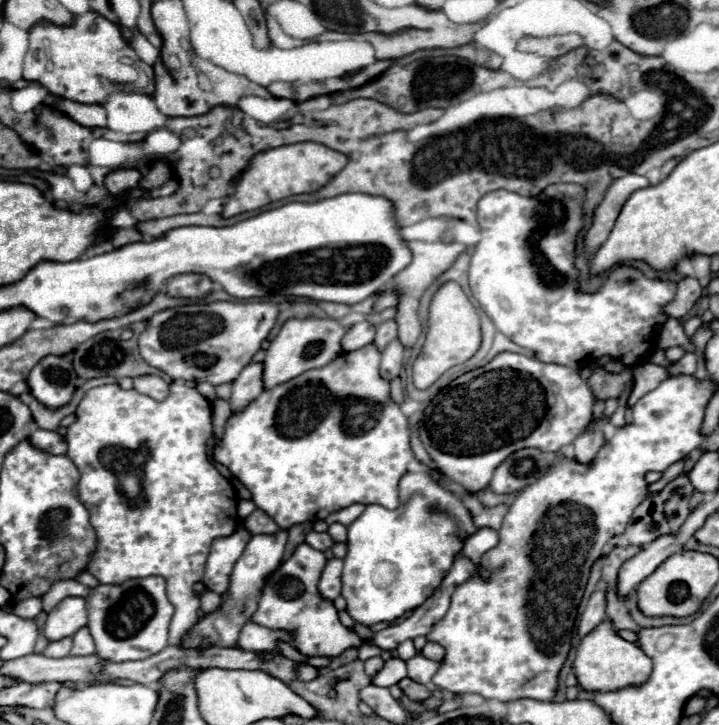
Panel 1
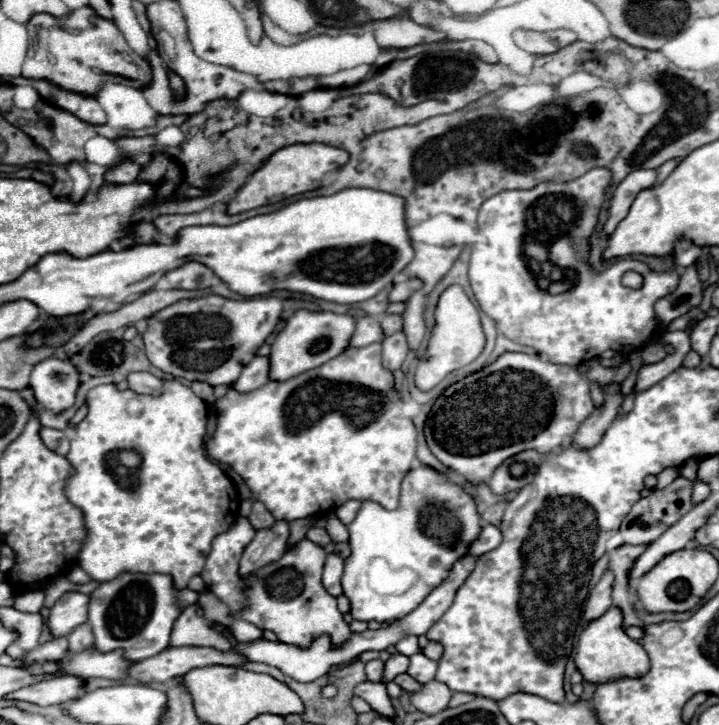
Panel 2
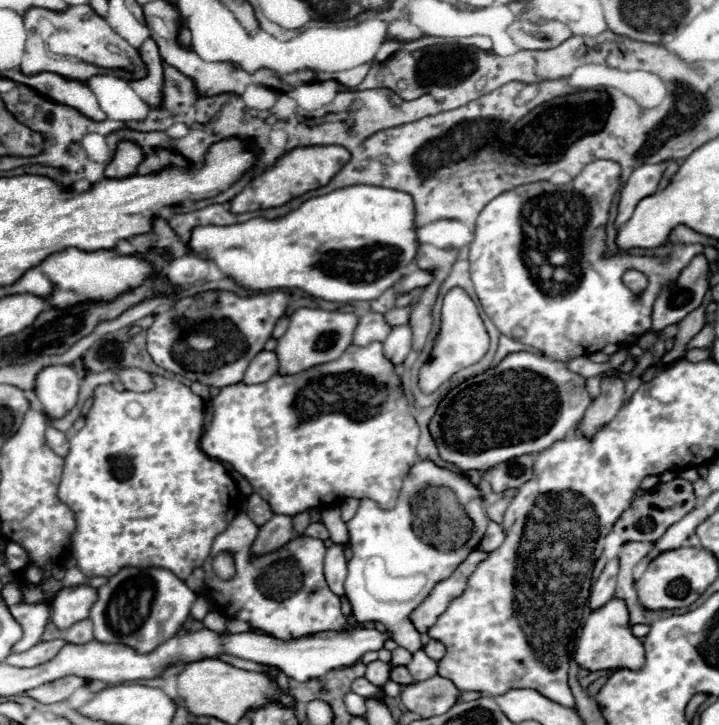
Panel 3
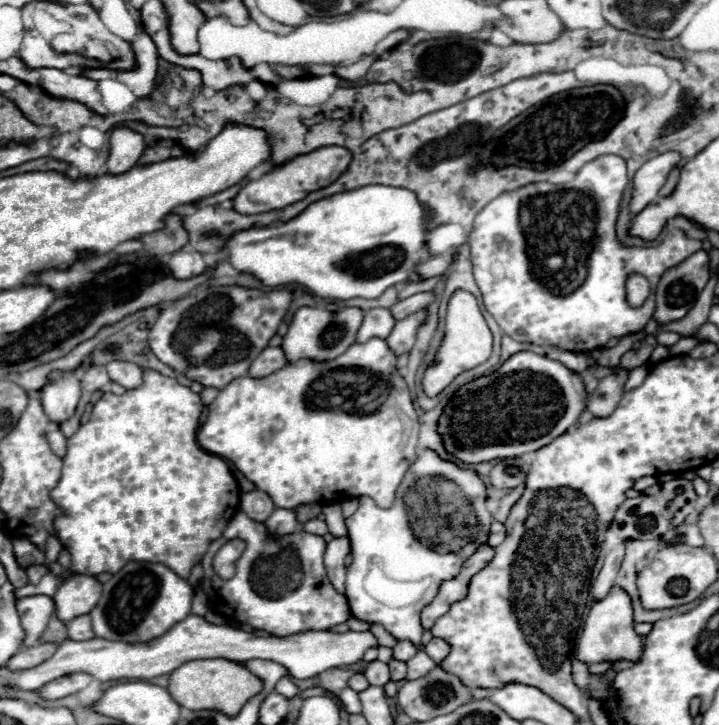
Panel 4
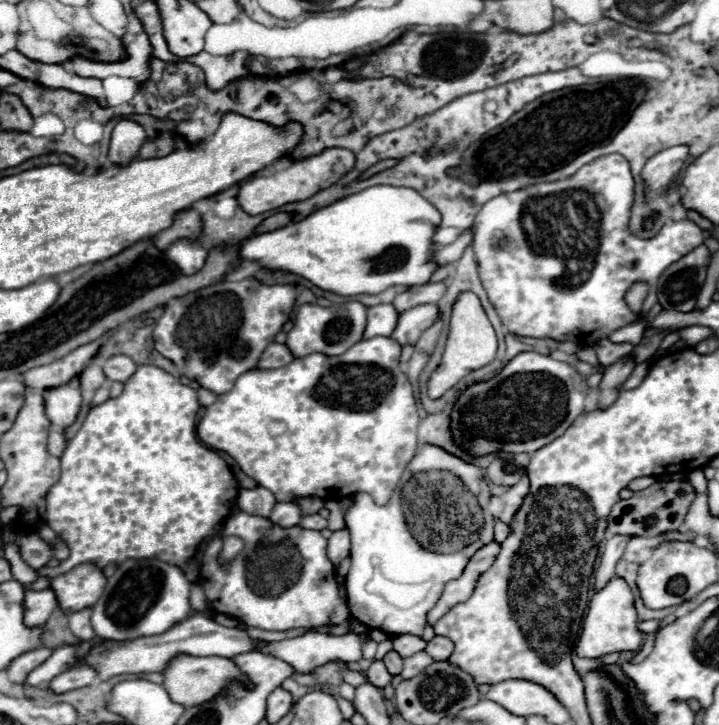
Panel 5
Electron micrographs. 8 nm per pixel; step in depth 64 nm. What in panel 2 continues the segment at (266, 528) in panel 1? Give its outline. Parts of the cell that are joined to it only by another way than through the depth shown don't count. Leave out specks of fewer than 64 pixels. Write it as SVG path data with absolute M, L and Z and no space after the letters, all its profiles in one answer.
M254 502L252 512L250 512L248 520L250 520L250 524L252 524L252 528L254 528L254 530L272 528L272 524L276 522L276 520L274 520L274 516L272 516L272 514L264 508L264 504L260 504L260 502Z

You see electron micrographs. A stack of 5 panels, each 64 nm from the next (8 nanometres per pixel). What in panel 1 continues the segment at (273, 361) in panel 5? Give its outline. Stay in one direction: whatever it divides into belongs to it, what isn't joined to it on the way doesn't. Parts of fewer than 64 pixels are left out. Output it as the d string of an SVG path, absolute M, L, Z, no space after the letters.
M248 364L240 376L232 382L232 396L230 396L230 408L232 414L240 414L262 394L262 364Z

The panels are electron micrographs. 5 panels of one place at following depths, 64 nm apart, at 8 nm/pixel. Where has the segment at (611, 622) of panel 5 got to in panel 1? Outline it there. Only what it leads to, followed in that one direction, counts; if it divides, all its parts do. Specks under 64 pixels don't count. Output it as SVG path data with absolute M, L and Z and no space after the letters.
M604 620L580 640L574 658L574 674L578 678L578 686L586 692L616 692L628 686L642 686L652 674L652 660L648 660L636 644L622 640L612 624Z

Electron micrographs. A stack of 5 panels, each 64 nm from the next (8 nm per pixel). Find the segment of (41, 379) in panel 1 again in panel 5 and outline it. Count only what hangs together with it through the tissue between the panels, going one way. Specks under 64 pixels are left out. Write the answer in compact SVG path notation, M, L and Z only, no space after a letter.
M76 378L44 392L46 416L60 430L64 430L68 424L72 424L76 420L80 402L82 402L82 398L80 398L80 388L78 388Z

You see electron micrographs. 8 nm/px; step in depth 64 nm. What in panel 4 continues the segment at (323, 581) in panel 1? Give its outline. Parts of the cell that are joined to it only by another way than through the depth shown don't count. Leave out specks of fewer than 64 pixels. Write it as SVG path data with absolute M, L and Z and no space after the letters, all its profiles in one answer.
M334 538L324 554L324 566L328 572L328 578L336 592L344 594L344 578L346 578L346 566L344 558L350 552L350 540L348 538Z

